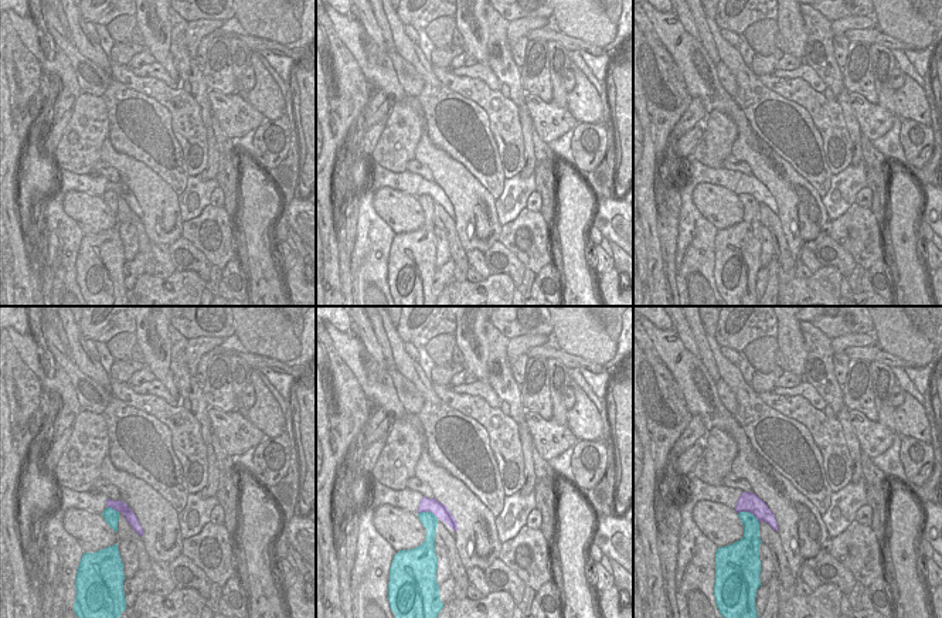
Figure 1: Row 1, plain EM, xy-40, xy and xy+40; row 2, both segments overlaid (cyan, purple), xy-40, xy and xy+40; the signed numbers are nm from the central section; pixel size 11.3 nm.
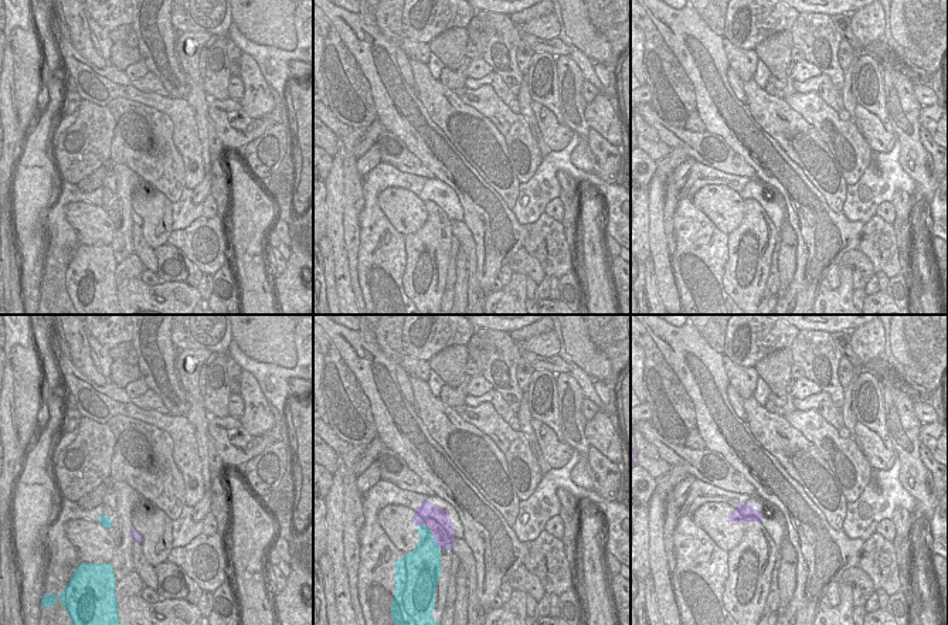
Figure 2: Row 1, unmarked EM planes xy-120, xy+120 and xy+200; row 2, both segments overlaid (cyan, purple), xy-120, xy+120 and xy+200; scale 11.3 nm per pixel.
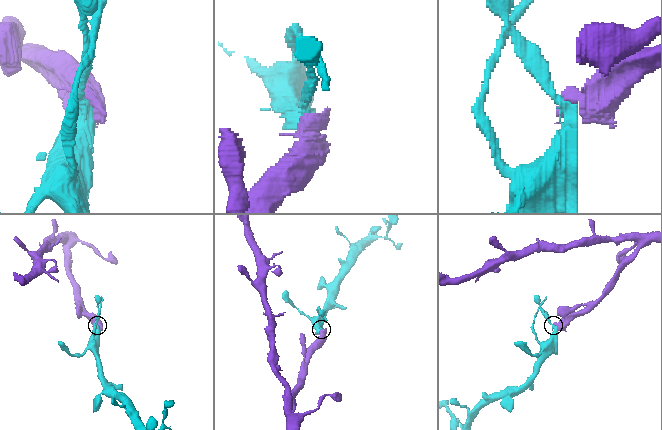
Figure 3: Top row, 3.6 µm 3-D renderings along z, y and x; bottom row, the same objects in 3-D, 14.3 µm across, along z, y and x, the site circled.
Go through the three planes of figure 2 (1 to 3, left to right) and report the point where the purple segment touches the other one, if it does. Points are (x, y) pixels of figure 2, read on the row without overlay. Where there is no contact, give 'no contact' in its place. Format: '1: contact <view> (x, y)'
1: no contact
2: contact xy+120 (431, 217)
3: no contact

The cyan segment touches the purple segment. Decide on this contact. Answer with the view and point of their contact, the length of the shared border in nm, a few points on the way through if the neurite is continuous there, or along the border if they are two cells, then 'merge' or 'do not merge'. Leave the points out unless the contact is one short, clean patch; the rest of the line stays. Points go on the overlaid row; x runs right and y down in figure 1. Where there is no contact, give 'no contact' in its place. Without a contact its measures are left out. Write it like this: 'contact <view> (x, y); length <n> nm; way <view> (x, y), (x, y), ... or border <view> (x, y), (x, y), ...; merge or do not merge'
contact xy+40 (748, 512); length 280 nm; merge

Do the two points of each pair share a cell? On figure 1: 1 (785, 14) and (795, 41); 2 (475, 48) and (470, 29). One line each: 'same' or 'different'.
1: same
2: same

